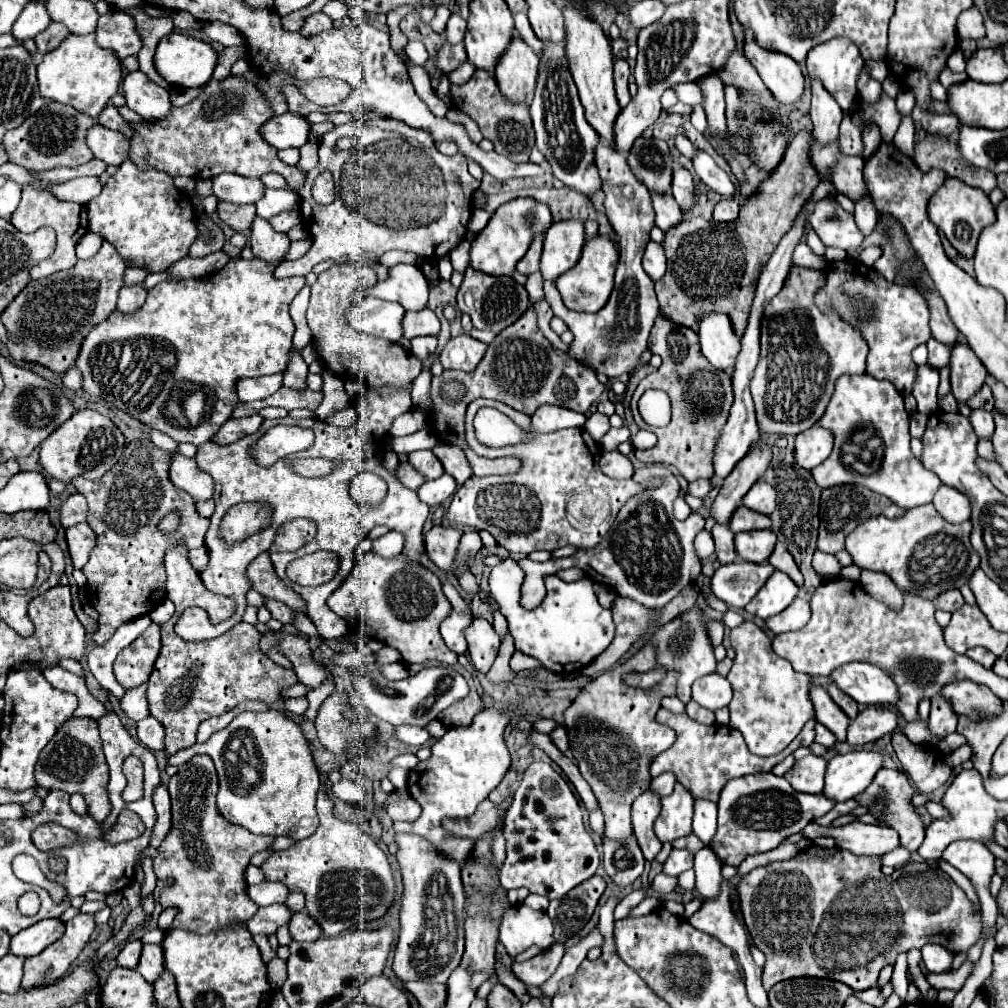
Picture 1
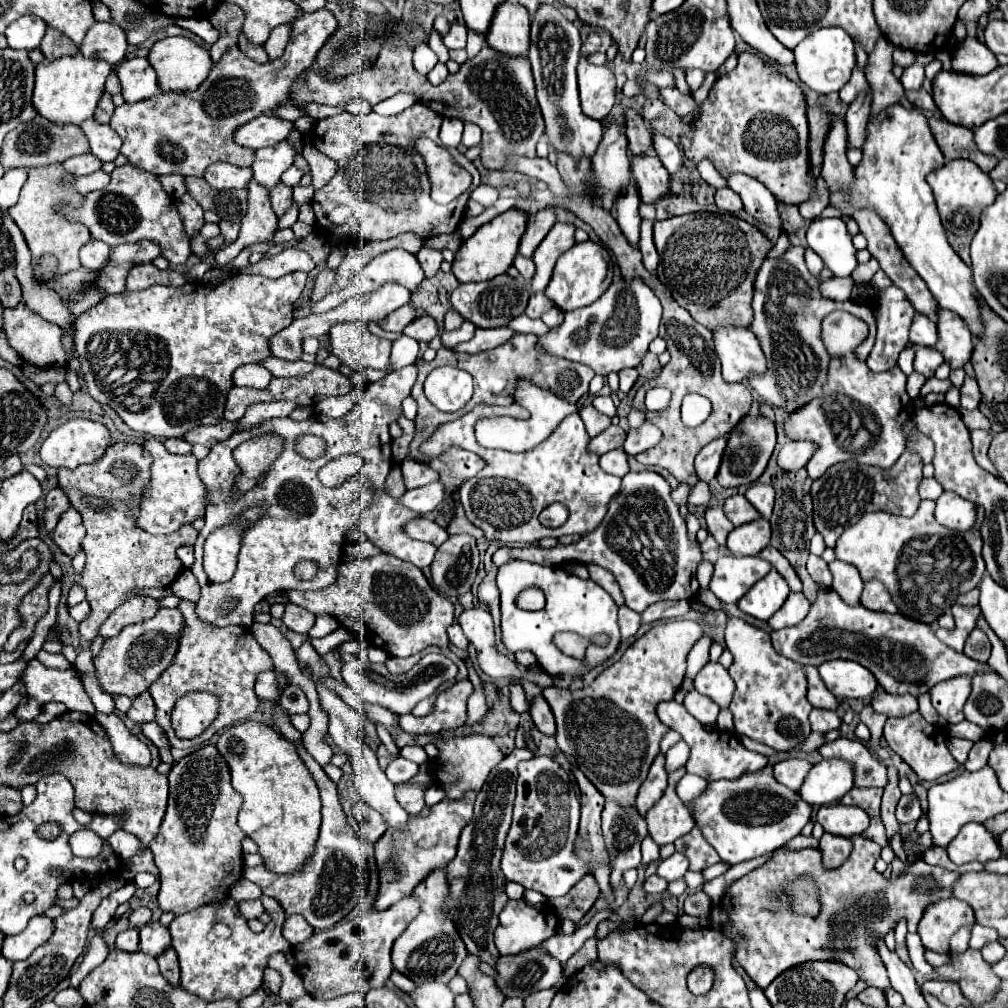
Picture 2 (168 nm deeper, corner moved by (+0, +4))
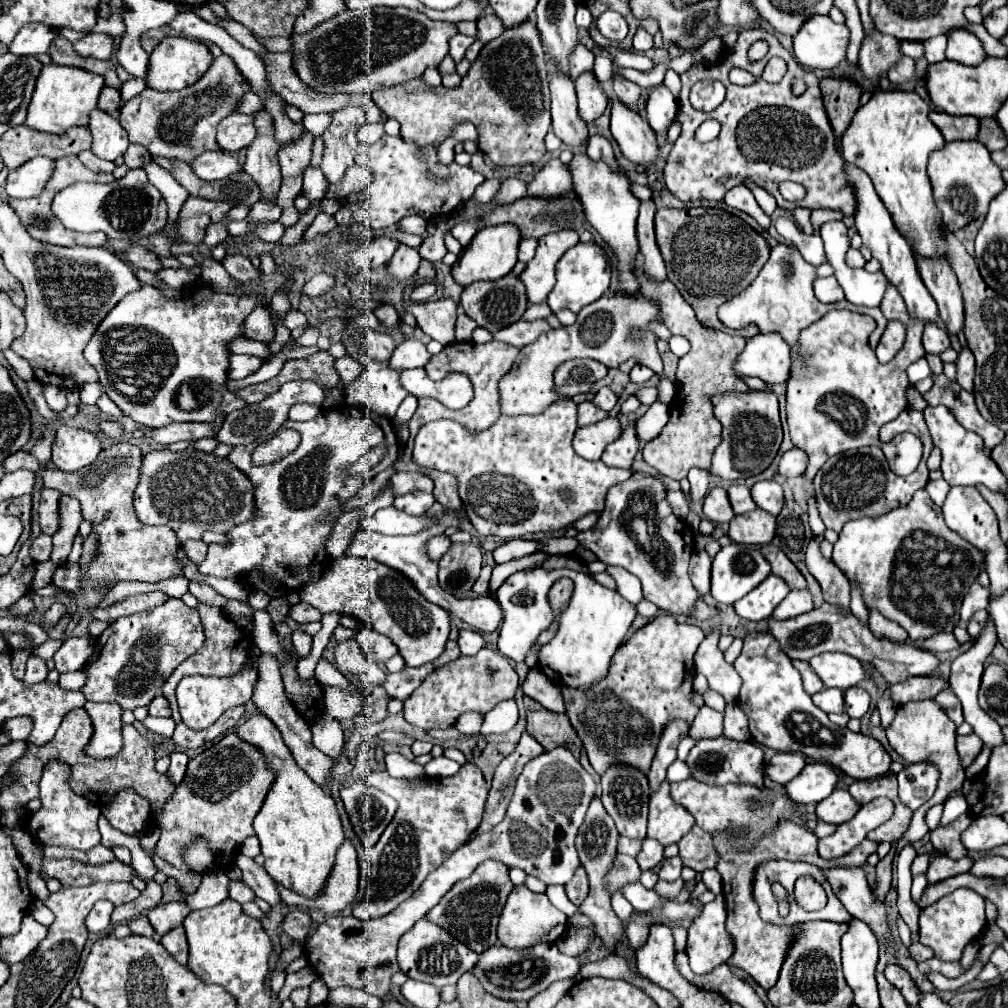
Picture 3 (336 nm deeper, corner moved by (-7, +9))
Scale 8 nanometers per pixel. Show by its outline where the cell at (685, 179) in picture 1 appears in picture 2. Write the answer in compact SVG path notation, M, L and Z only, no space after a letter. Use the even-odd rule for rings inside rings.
M655 131L653 133L653 149L655 149L655 153L659 155L661 163L665 165L665 169L669 173L675 173L681 167L683 153L681 153L681 149L669 137L663 137L661 133Z

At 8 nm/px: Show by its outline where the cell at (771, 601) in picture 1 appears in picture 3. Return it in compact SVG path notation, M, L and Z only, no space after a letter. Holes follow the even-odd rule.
M770 574L760 586L756 586L752 592L748 592L734 604L736 614L754 622L766 620L772 616L774 608L786 598L788 592L790 592L788 584L784 584L780 576Z

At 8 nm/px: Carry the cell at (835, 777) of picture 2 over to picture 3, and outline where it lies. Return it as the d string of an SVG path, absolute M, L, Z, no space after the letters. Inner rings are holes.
M810 762L806 768L788 782L786 794L798 804L818 804L836 790L838 774L826 762Z

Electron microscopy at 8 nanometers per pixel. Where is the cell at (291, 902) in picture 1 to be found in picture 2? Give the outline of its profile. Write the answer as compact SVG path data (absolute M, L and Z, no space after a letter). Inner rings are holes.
M231 897L221 903L211 903L205 907L197 907L189 913L177 915L169 925L173 937L173 949L179 955L181 963L181 987L197 997L209 999L243 999L251 995L263 983L263 971L269 963L269 957L281 951L289 951L290 943L282 935L286 919L285 911L279 902L273 899L271 920L260 933L253 933L245 921L237 913L237 901Z

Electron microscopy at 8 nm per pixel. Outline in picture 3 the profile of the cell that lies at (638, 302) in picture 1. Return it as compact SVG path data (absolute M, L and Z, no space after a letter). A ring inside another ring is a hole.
M640 292L636 294L610 294L610 296L602 296L600 300L588 304L584 310L578 312L578 318L572 326L562 326L562 328L552 328L548 332L544 332L534 344L528 344L520 350L520 356L516 358L516 364L512 366L512 370L500 380L500 410L502 414L508 416L518 416L518 414L540 414L544 412L544 408L548 408L548 404L554 404L556 400L564 400L566 396L558 394L552 388L552 374L556 370L556 366L560 366L564 360L572 360L572 358L592 358L602 362L606 368L618 368L622 362L636 358L638 364L652 368L656 374L662 374L662 360L656 348L656 334L650 328L650 322L662 322L660 316L660 304L656 304L656 300L648 300L644 298ZM634 332L640 334L638 340L634 340Z

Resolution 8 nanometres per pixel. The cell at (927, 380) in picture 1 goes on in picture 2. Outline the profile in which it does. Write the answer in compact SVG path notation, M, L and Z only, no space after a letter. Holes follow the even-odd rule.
M919 347L915 351L915 371L923 373L927 379L931 379L935 375L935 369L943 363L945 359L941 357L941 353L933 347Z

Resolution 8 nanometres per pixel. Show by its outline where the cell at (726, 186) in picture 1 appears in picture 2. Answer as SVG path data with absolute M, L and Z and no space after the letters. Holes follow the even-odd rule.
M741 173L729 175L727 181L729 181L729 187L741 195L743 207L753 219L757 219L759 223L763 223L767 227L783 229L783 219L779 217L777 201L773 199L773 195L769 193L769 189L765 185L761 185L757 179L741 175Z

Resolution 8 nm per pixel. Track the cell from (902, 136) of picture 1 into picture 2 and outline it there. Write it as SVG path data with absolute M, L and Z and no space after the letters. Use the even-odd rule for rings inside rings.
M881 37L879 41L875 41L875 49L869 53L865 77L867 77L869 85L873 87L871 115L877 115L887 105L899 103L899 99L905 95L901 81L895 79L891 73L893 49L895 47L889 45L889 41L885 37Z

